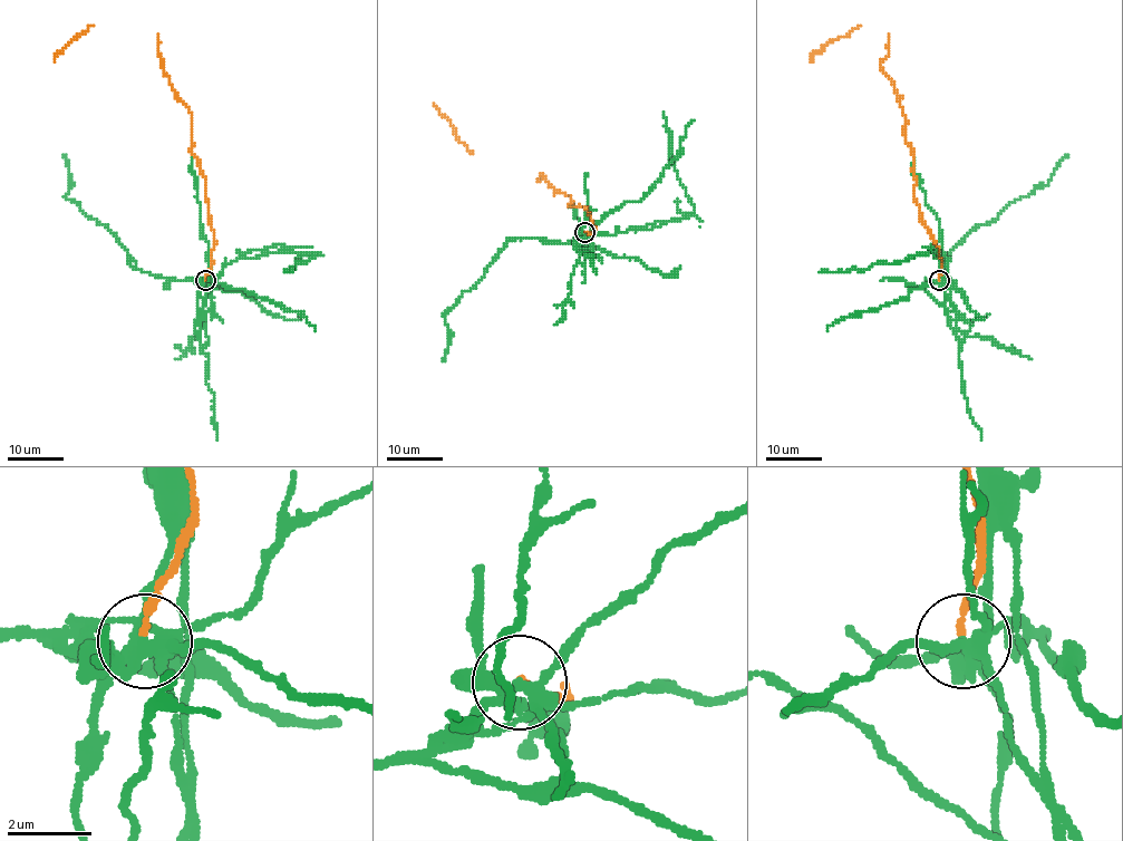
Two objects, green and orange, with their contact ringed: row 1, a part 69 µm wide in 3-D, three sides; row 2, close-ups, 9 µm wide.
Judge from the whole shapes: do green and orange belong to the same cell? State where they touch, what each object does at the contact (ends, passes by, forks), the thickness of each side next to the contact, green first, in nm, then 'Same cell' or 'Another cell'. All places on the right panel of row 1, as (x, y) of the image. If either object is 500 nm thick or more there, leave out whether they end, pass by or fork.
Place: (939, 280). At the ring green forks. At the ring orange ends. Thickness 320 nm (green) against 170 nm. Another cell

